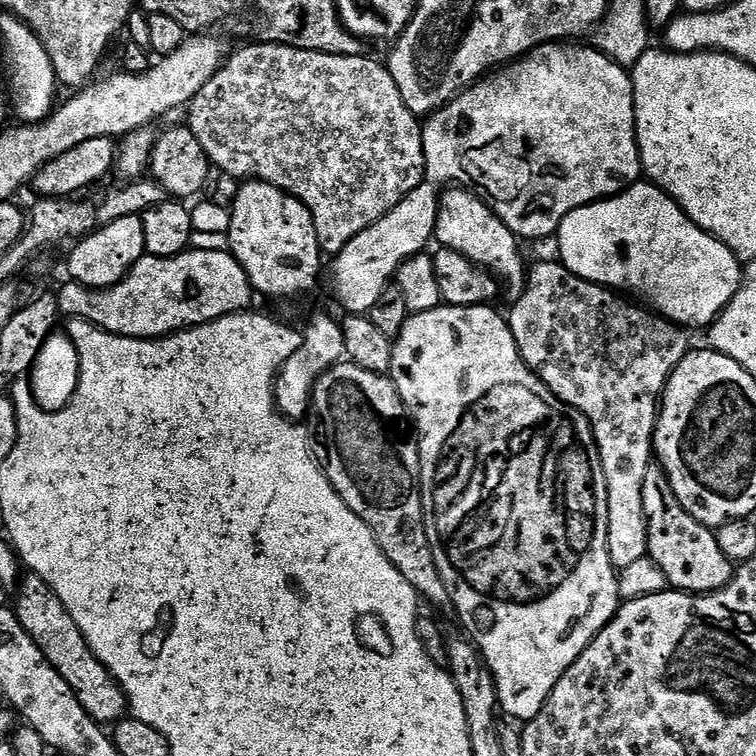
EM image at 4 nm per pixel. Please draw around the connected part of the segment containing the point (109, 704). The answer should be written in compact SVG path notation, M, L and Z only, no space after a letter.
M31 574L19 581L16 594L14 611L18 622L24 627L26 634L30 634L38 650L42 650L46 662L50 662L50 666L58 670L58 674L62 674L66 686L74 690L78 702L82 702L86 714L90 714L92 720L101 726L115 725L128 712L128 700L106 666L98 662L98 658L82 638L78 626L74 626L74 618L70 618L66 606L62 606L60 599L52 593L46 582L42 582L42 578Z

